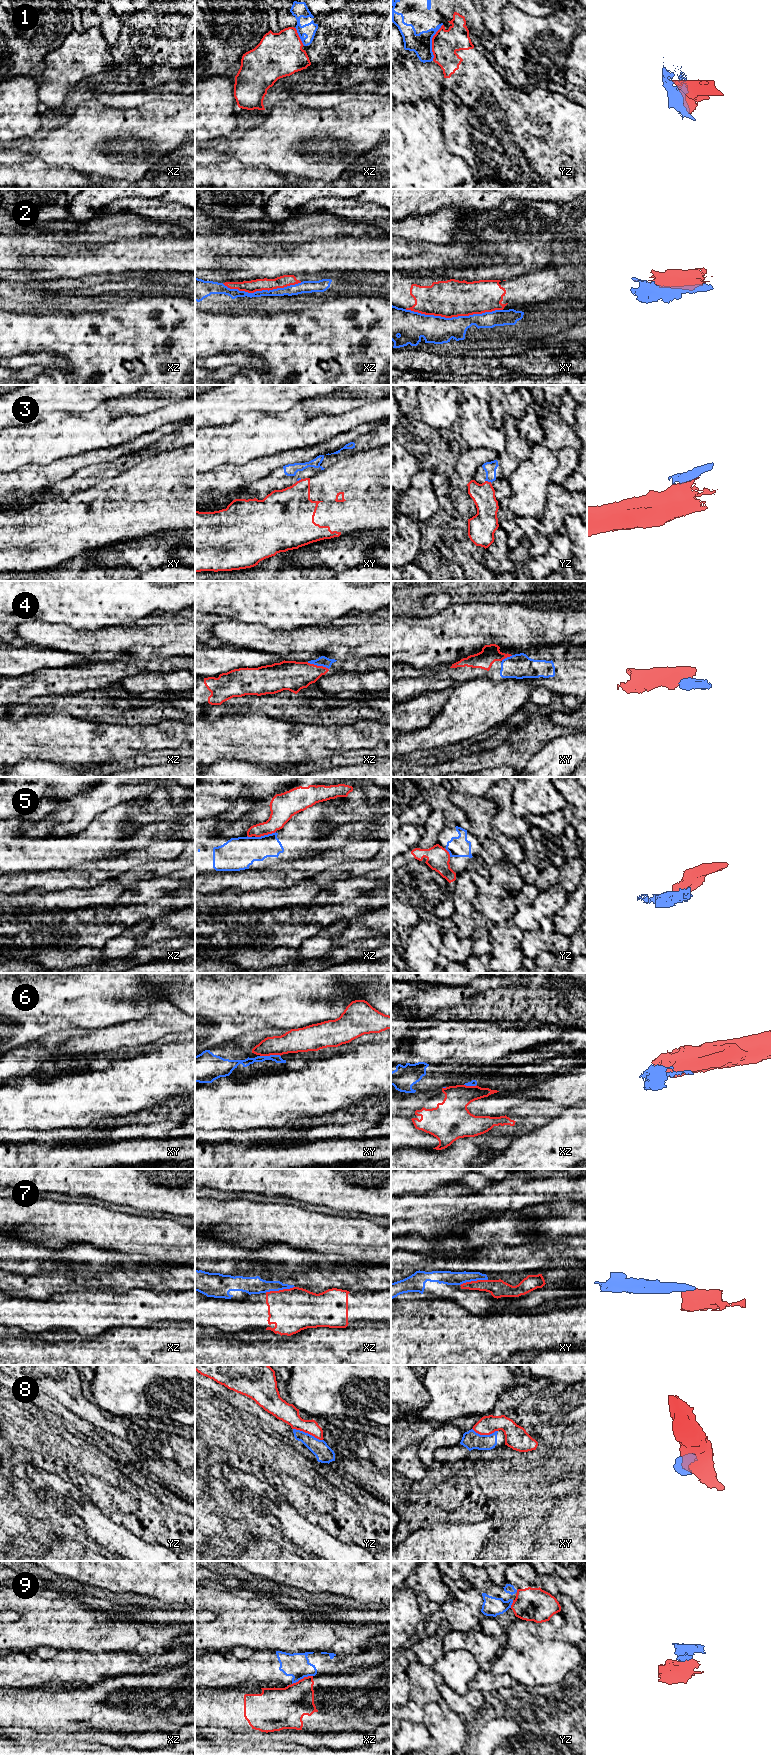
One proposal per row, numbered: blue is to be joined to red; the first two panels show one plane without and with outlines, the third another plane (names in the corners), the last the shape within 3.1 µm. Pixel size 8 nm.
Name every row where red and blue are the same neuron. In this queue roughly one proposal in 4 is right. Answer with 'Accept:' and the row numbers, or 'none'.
Accept: 4

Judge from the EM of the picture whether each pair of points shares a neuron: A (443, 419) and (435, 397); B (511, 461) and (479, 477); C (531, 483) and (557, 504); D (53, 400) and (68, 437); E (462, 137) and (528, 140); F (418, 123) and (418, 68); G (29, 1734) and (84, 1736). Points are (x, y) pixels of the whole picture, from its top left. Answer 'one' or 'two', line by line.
A: one
B: one
C: two
D: two
E: one
F: two
G: one

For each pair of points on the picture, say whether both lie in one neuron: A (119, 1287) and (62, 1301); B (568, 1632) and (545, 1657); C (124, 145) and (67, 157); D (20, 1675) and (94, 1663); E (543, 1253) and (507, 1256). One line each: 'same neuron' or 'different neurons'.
A: different neurons
B: different neurons
C: same neuron
D: same neuron
E: same neuron

